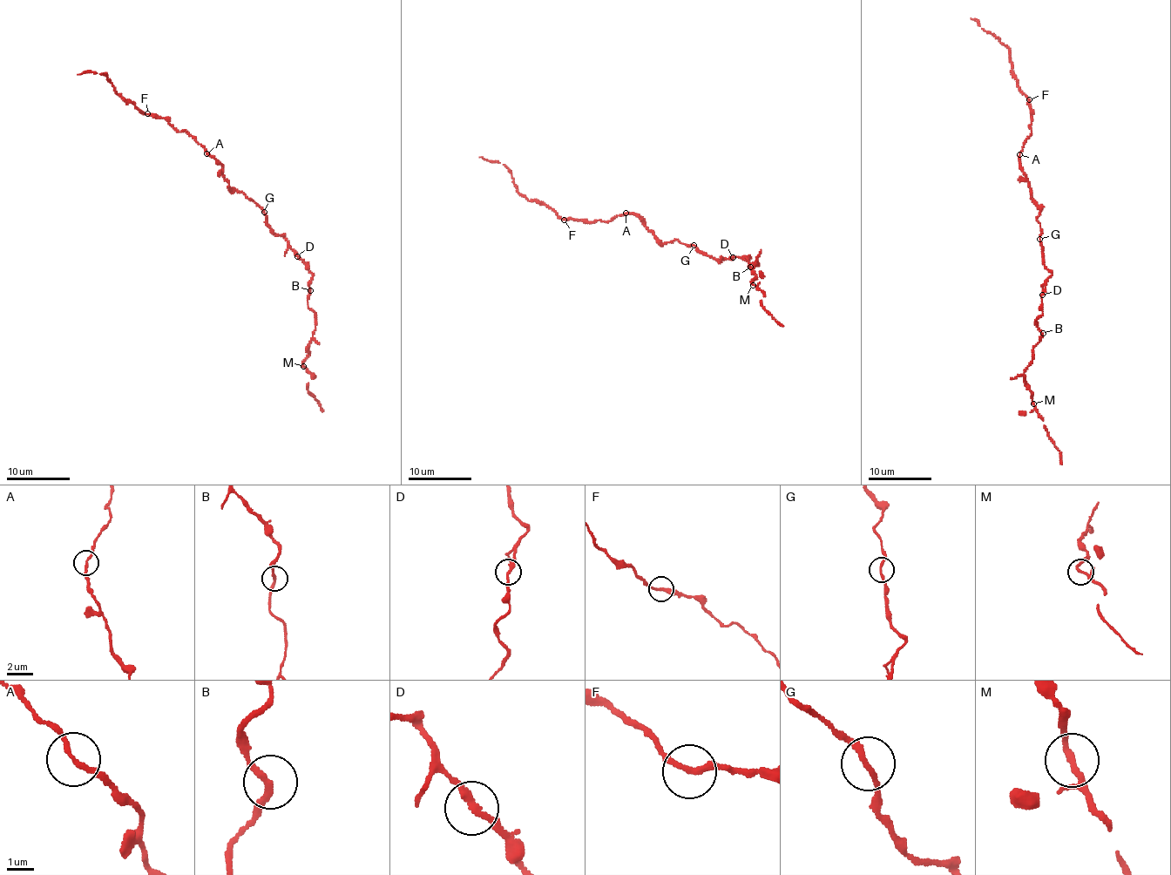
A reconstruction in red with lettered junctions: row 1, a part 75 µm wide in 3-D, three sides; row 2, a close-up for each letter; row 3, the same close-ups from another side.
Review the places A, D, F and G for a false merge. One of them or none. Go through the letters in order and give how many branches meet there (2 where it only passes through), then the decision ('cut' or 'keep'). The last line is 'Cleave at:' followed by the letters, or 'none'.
A: 2 branches meet; keep
D: 2 branches meet; keep
F: 2 branches meet; keep
G: 2 branches meet; keep
Cleave at: none

